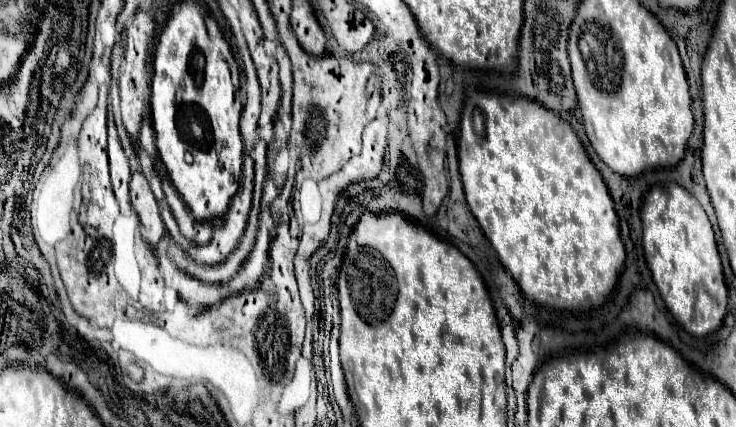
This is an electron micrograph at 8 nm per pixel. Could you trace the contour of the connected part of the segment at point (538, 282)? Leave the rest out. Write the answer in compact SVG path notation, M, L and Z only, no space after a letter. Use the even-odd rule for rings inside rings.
M470 91L468 99L464 103L462 121L460 121L458 159L460 159L460 175L462 175L468 207L472 211L472 215L476 217L476 221L480 223L480 229L484 231L486 239L492 243L494 251L498 253L500 263L506 267L506 271L518 283L524 297L530 299L534 305L542 305L542 307L548 307L548 309L554 309L554 311L572 311L572 313L576 313L576 311L598 309L612 294L617 285L618 275L622 273L624 263L626 263L626 249L624 249L624 243L620 239L618 215L614 211L614 203L610 199L610 193L606 191L606 185L604 185L598 169L588 159L588 155L586 155L580 139L574 135L572 127L564 119L558 119L558 115L554 115L552 111L546 111L540 103L534 103L534 101L528 101L528 99L522 99L522 97L512 99L512 97L506 97L506 95ZM474 109L480 109L482 115L484 115L484 131L482 133L478 133L472 125Z

